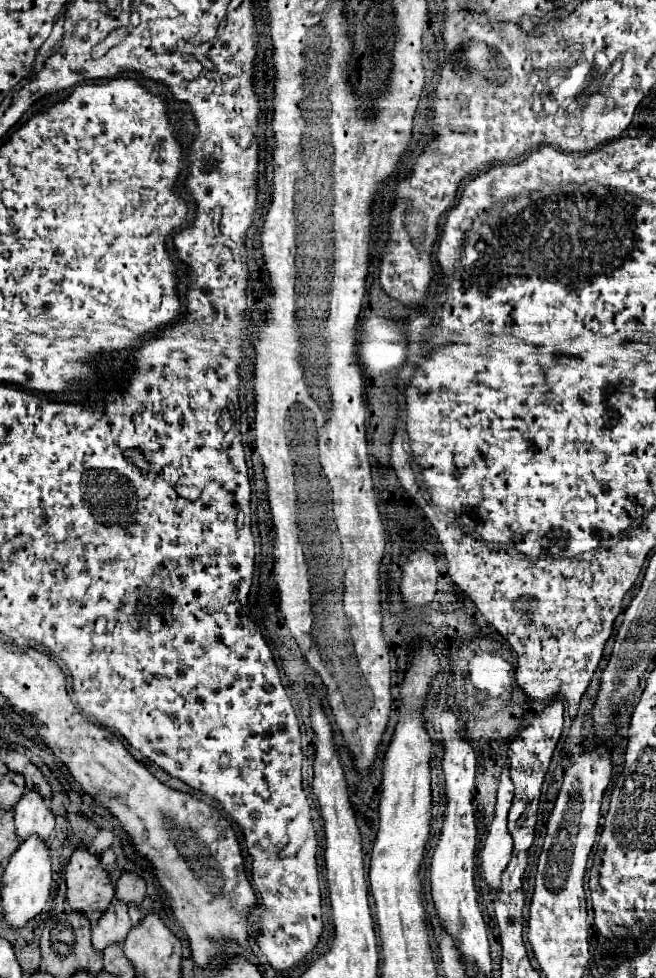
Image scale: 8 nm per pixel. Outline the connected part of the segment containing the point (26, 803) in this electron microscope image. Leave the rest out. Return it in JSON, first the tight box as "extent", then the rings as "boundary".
{"extent":[14,792,54,840],"boundary":[[[26,792],[20,798],[20,802],[14,806],[14,818],[16,832],[22,840],[32,834],[48,840],[50,832],[54,830],[54,814],[50,812],[46,798],[42,800],[38,792]]]}

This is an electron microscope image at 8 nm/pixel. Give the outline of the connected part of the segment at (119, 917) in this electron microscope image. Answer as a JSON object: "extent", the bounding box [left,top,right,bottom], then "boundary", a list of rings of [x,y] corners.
{"extent":[92,900,132,952],"boundary":[[[114,900],[108,910],[102,912],[102,918],[92,924],[92,944],[102,952],[108,944],[126,940],[130,928],[132,922],[128,916],[128,906],[120,900]]]}

